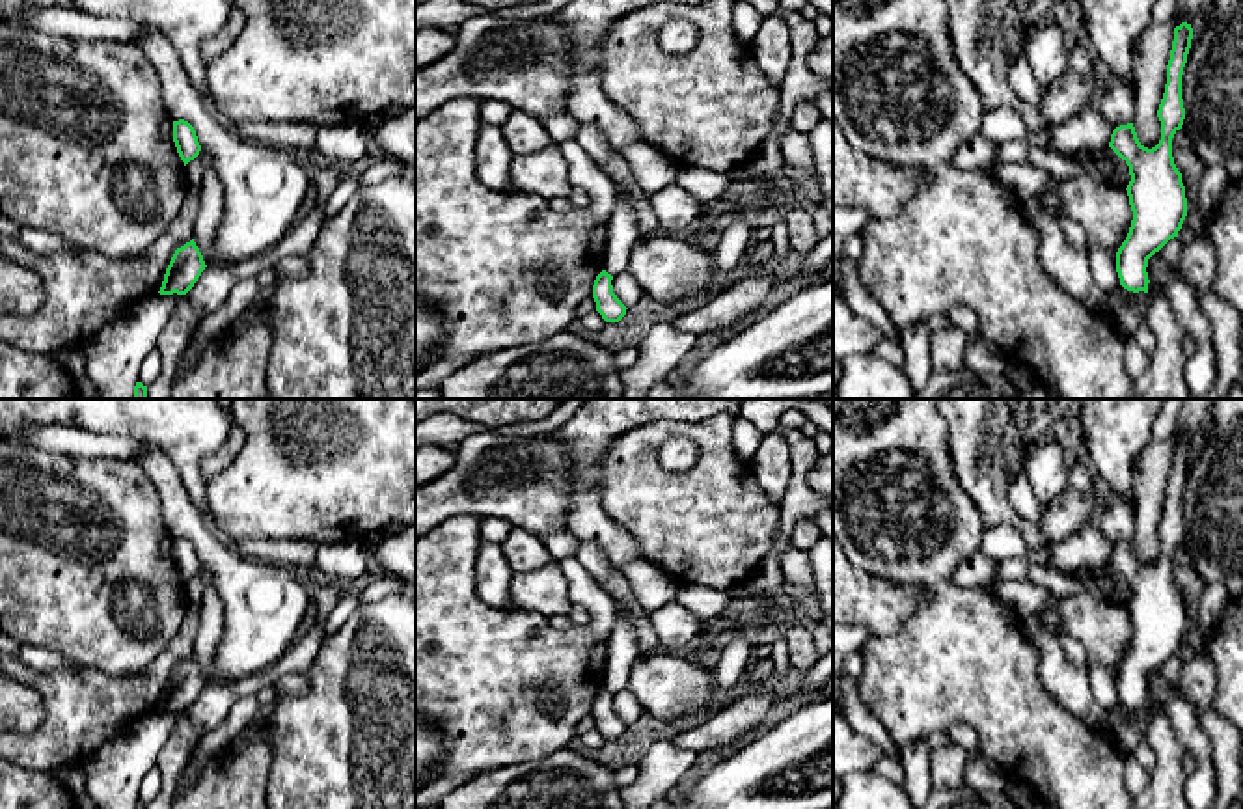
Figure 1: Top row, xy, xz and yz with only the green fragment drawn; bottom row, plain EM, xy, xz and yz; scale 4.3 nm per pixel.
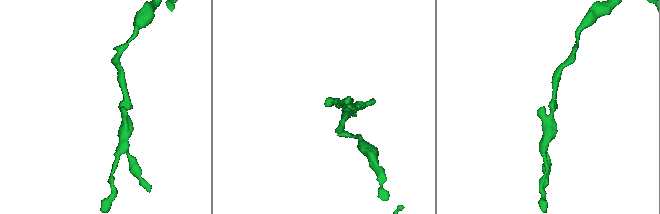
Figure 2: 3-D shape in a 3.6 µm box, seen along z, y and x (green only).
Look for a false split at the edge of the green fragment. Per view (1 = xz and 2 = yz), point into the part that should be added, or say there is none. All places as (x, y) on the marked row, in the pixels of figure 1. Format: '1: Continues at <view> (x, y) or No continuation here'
1: No continuation here
2: No continuation here

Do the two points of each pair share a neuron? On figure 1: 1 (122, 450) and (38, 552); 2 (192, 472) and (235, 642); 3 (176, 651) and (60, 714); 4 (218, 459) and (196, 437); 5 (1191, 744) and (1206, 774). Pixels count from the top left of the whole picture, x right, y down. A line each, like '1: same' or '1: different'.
1: different
2: different
3: same
4: different
5: same

